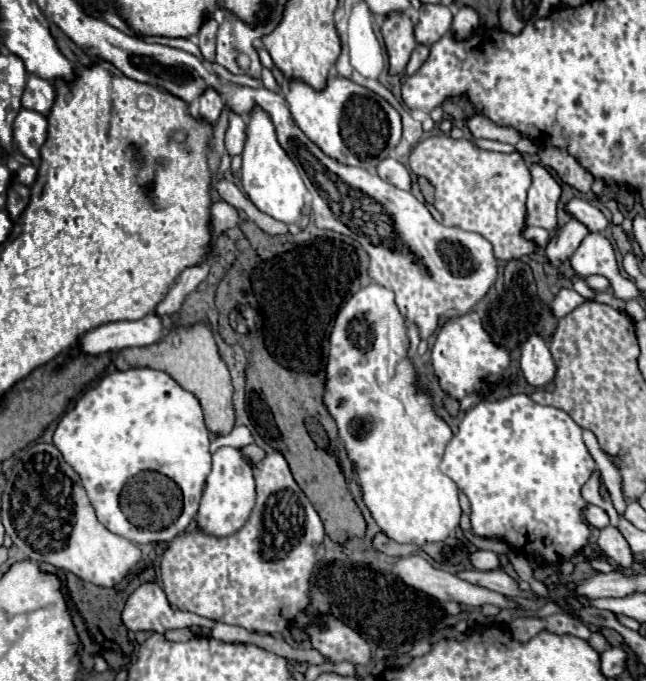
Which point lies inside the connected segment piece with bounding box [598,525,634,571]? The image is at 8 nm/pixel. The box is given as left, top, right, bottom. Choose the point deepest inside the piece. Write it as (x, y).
(610, 540)

